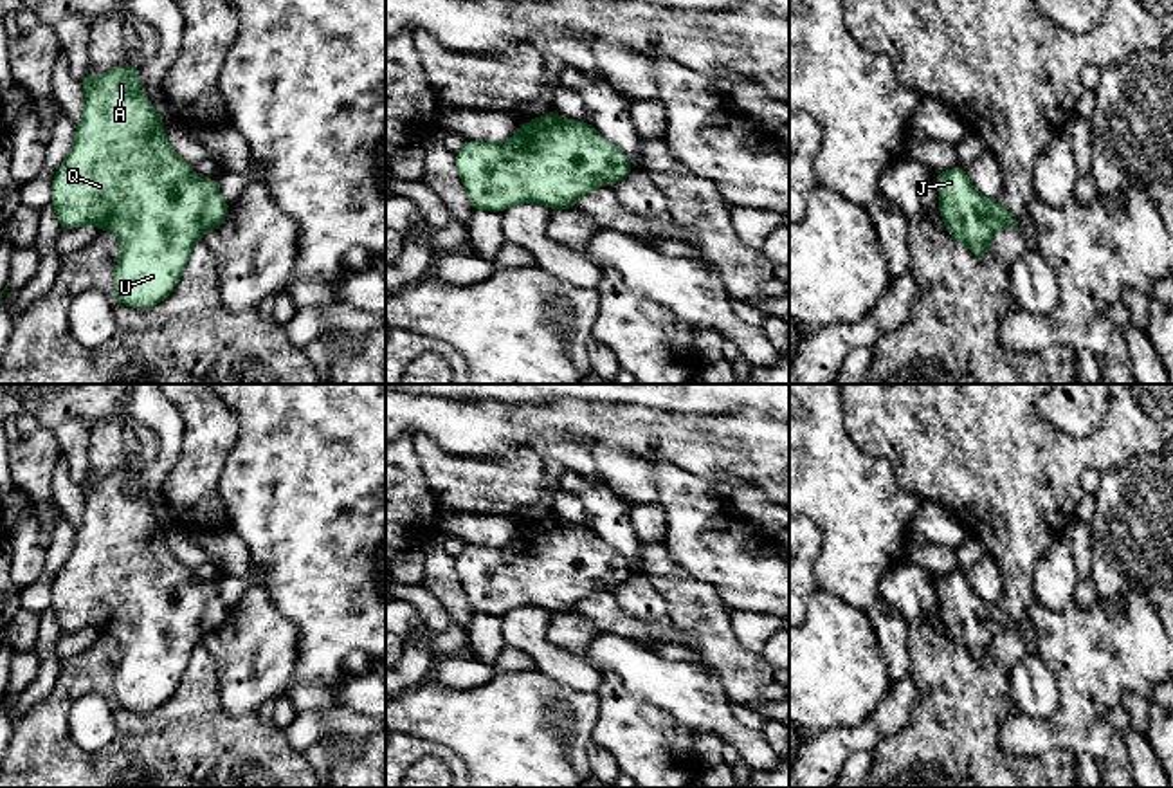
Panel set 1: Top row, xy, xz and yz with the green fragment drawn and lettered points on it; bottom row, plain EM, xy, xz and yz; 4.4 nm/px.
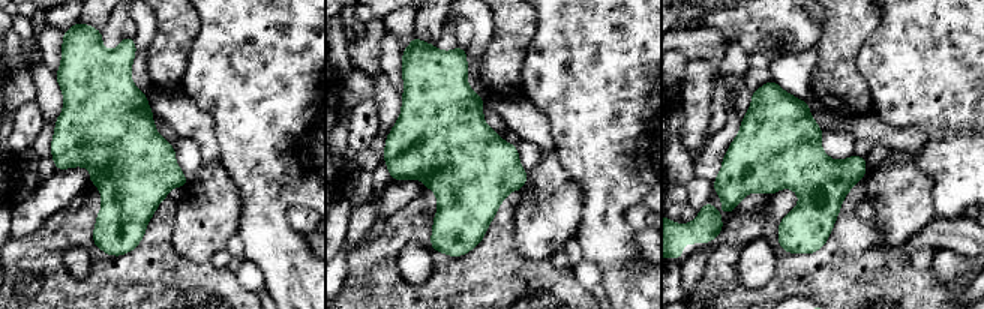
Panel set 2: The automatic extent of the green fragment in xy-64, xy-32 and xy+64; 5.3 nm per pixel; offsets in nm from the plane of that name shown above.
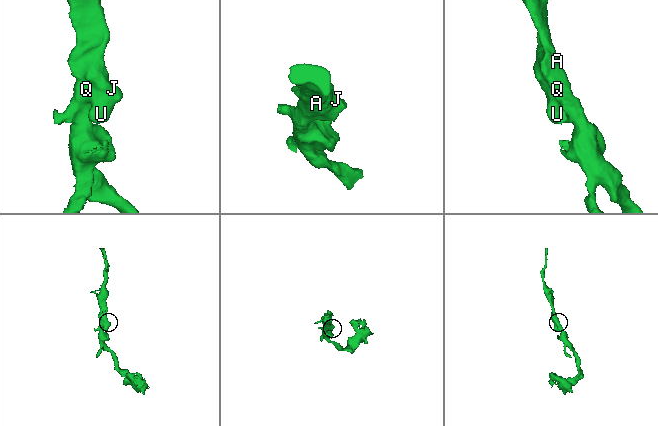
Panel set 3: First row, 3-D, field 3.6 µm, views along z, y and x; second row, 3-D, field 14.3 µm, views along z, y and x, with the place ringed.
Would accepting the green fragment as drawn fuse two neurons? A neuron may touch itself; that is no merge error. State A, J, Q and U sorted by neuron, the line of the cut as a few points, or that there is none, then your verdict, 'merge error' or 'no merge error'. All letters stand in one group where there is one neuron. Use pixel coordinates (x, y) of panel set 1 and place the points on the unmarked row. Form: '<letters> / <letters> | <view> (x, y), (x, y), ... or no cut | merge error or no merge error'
A J Q U | no cut | no merge error

